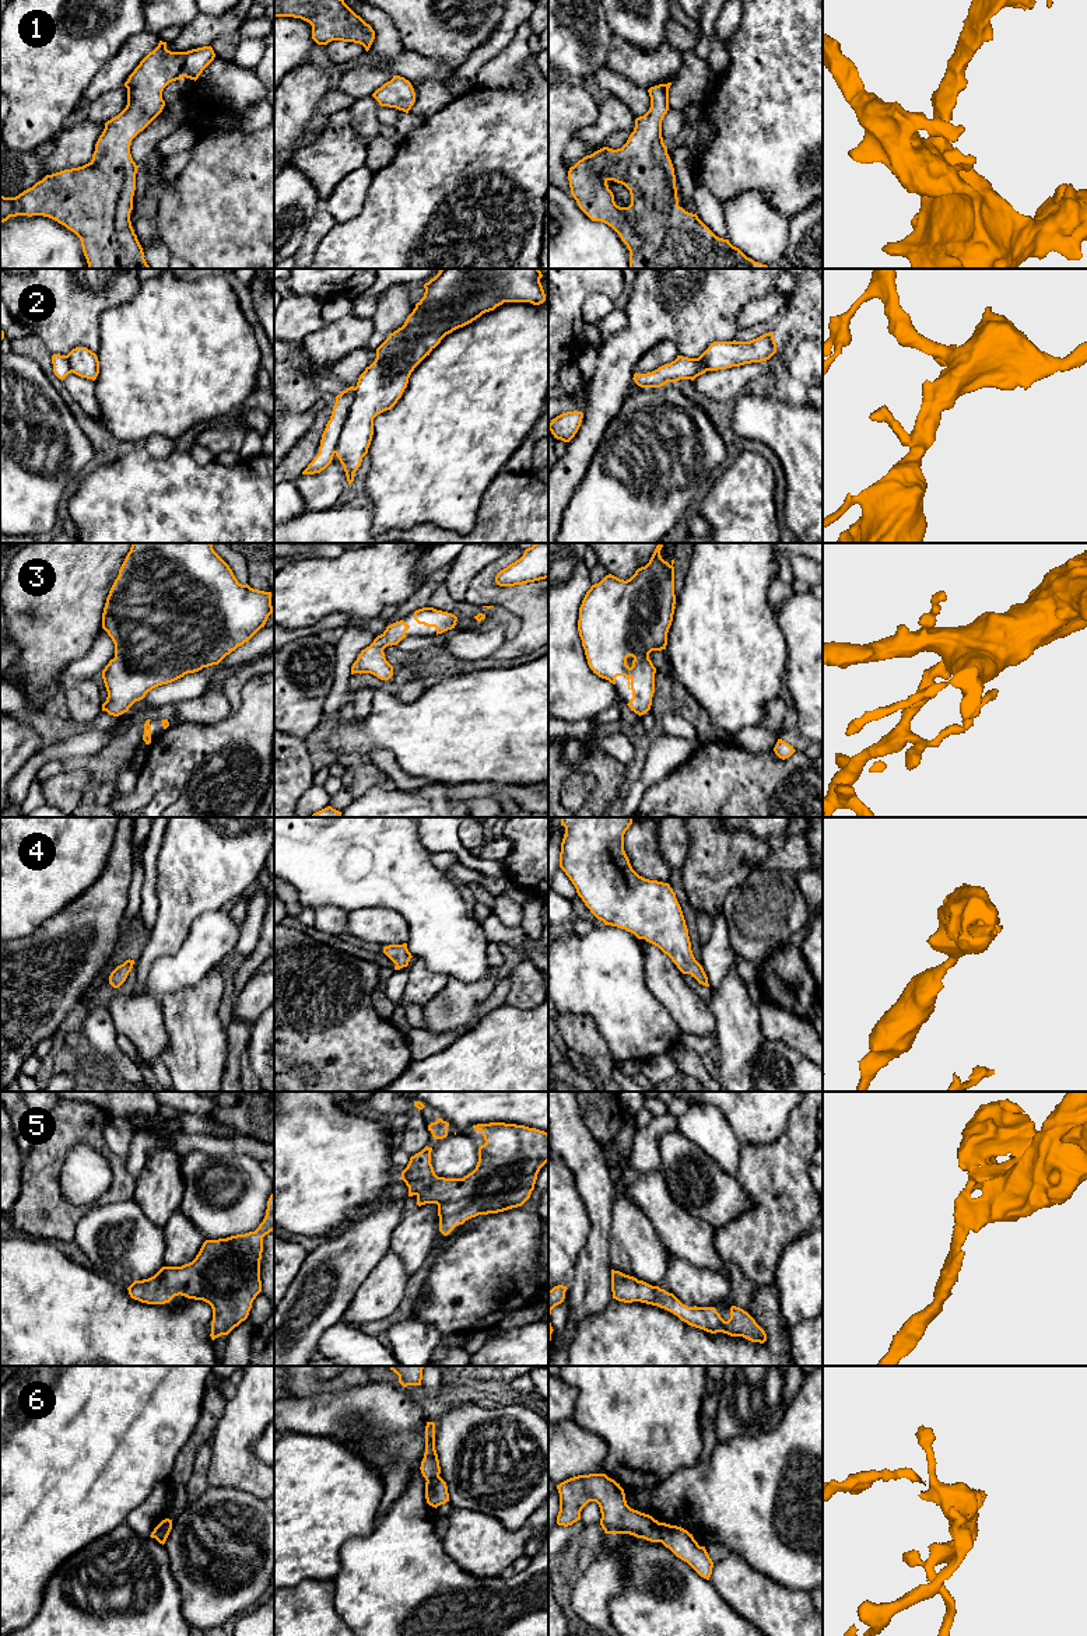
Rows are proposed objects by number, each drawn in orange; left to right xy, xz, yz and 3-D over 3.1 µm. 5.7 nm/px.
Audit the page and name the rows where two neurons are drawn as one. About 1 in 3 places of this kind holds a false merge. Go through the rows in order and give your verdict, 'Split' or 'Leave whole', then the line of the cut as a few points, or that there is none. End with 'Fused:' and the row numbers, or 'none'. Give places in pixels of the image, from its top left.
1: Leave whole. No split
2: Split. Split along xz (356, 388), (353, 405), (333, 452)
3: Leave whole. No split
4: Leave whole. No split
5: Leave whole. No split
6: Split. Split along yz (659, 1523), (661, 1541)
Fused: 2, 6

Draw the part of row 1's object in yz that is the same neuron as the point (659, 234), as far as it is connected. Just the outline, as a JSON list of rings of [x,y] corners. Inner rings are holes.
[[[659,84],[648,90],[651,108],[635,119],[634,132],[621,148],[603,147],[569,168],[571,195],[592,221],[602,221],[620,235],[630,251],[630,269],[769,269],[747,258],[729,239],[716,237],[697,213],[679,206],[674,168],[662,137],[670,85]],[[609,181],[630,190],[628,207],[616,204]]]

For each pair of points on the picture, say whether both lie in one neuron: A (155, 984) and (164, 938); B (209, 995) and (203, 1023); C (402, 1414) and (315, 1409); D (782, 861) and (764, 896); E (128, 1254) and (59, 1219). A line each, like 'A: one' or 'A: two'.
A: two
B: one
C: one
D: two
E: two

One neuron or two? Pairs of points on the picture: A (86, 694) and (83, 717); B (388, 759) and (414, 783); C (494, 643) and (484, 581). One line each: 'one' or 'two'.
A: one
B: one
C: two

